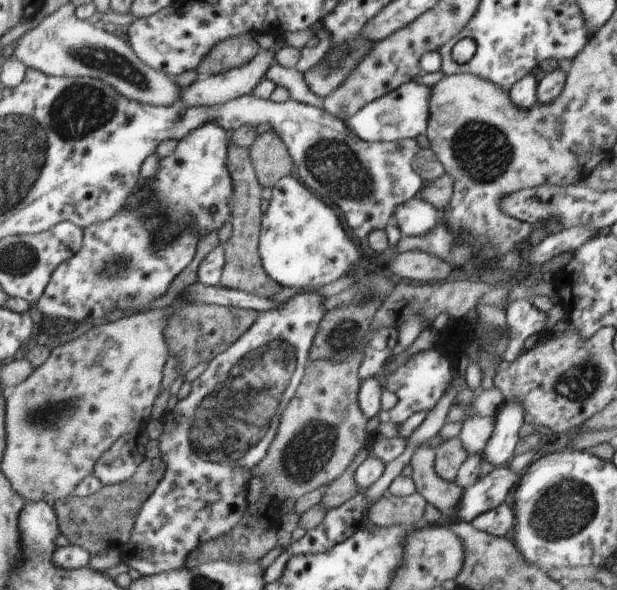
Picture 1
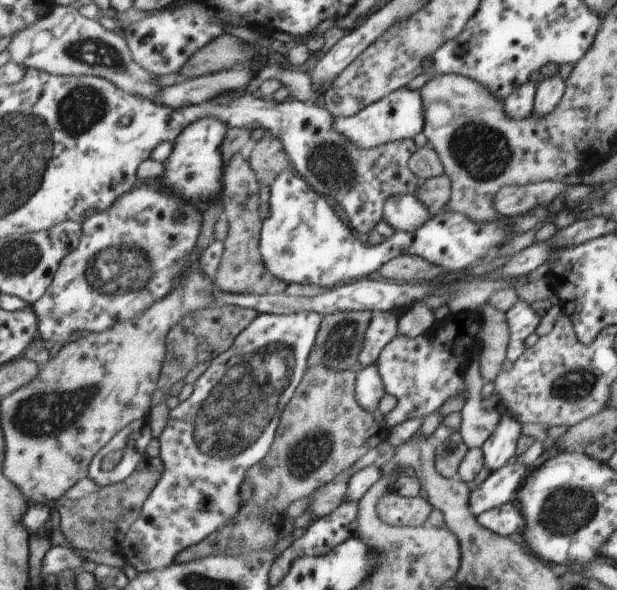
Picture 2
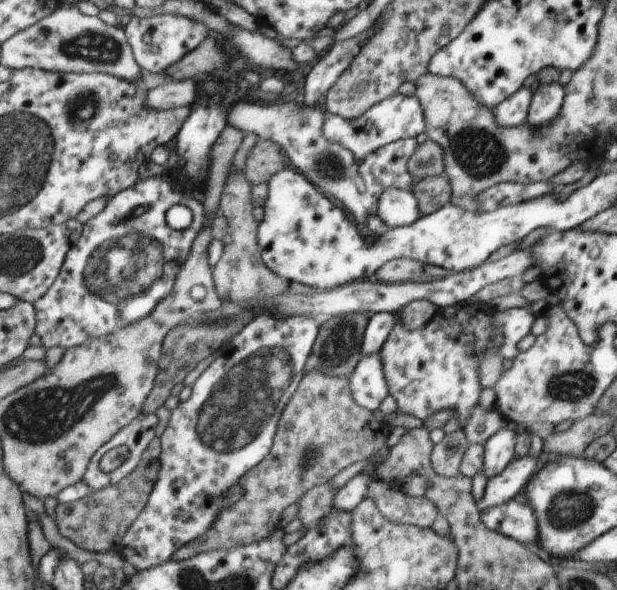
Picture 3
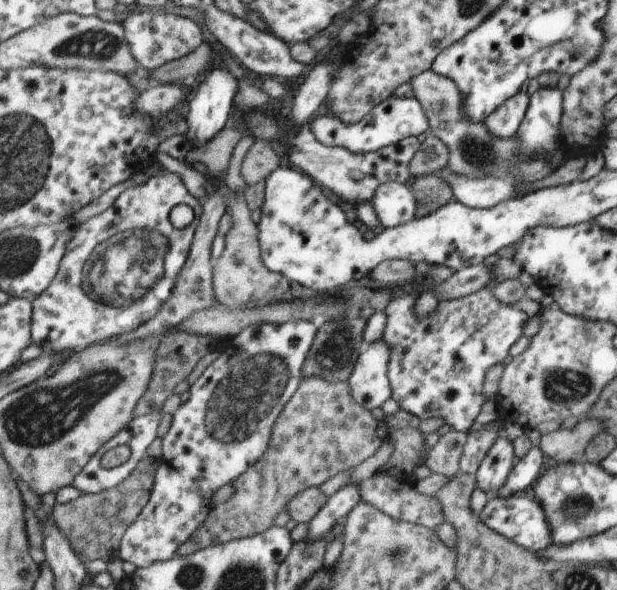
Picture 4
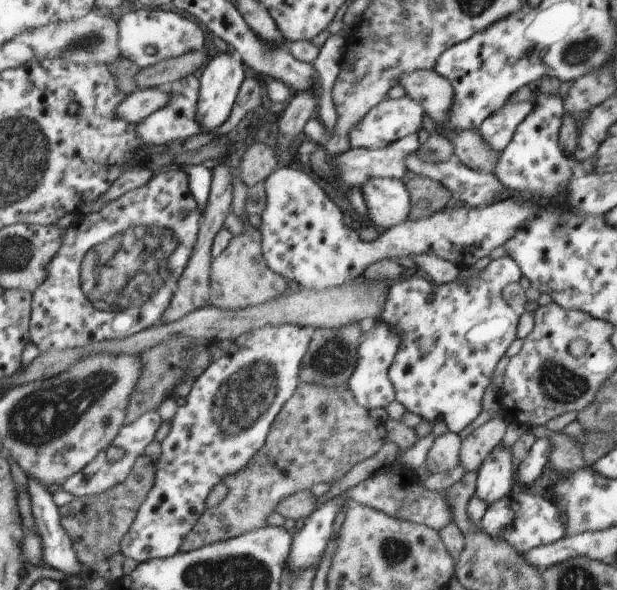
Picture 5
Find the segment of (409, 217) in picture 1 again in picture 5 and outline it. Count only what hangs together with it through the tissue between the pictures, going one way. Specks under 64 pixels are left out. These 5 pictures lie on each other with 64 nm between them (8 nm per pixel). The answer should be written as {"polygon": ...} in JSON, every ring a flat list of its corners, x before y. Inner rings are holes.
{"polygon":[[370,179,360,190,368,207,369,219,380,231,398,226,412,212,412,196,400,179]]}

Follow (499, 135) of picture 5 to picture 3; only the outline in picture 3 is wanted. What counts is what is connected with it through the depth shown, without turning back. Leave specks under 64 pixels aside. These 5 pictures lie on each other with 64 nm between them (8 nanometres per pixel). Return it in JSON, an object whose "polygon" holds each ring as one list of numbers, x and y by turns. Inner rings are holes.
{"polygon":[[530,87,519,88,518,92,504,99,494,108,497,123,514,126,527,120,534,89]]}

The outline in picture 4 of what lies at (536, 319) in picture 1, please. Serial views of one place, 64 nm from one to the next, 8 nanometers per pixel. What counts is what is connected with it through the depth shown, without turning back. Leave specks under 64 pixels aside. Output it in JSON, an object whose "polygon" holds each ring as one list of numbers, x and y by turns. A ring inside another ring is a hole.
{"polygon":[[502,258,494,266,497,278,490,285,461,299,440,301,437,303,436,310,421,322,414,318,412,306,422,294,426,280,420,277,408,285,393,290,395,298,384,310,387,314,387,323,382,335,382,340,391,345,389,371,391,398,399,404,402,410,418,416,421,421,425,418,442,416,454,430,468,434,471,430,470,426,480,414,480,408,483,408,482,404,485,403,482,398,482,386,484,386,486,370,502,362,508,356,510,346,524,332,528,315,520,310,514,310,514,307,504,306,504,303,499,301,491,291,498,281,518,278,522,272,522,266,507,258]]}

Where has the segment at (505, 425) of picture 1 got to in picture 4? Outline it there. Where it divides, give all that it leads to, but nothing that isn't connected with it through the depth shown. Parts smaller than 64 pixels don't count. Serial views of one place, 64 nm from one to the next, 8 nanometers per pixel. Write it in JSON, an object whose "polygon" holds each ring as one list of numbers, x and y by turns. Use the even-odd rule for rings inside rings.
{"polygon":[[504,434,497,436,491,450,488,451,475,477,477,486,484,492,495,496,495,492,504,484,511,466,515,463,513,442]]}

